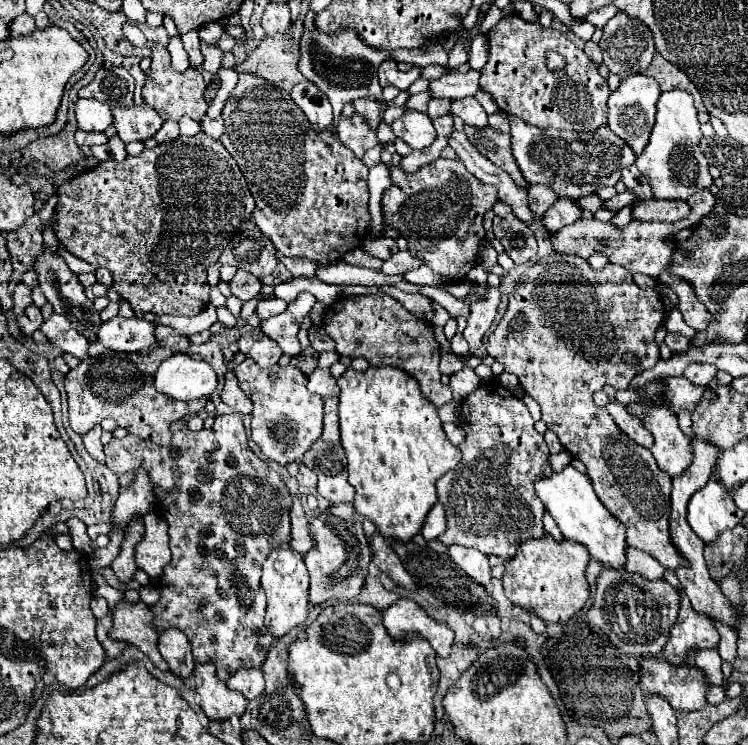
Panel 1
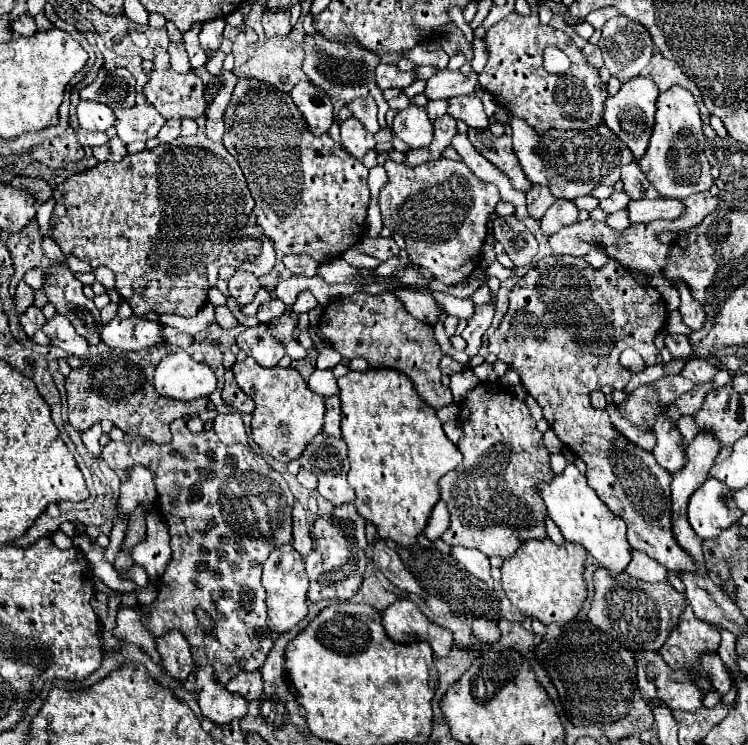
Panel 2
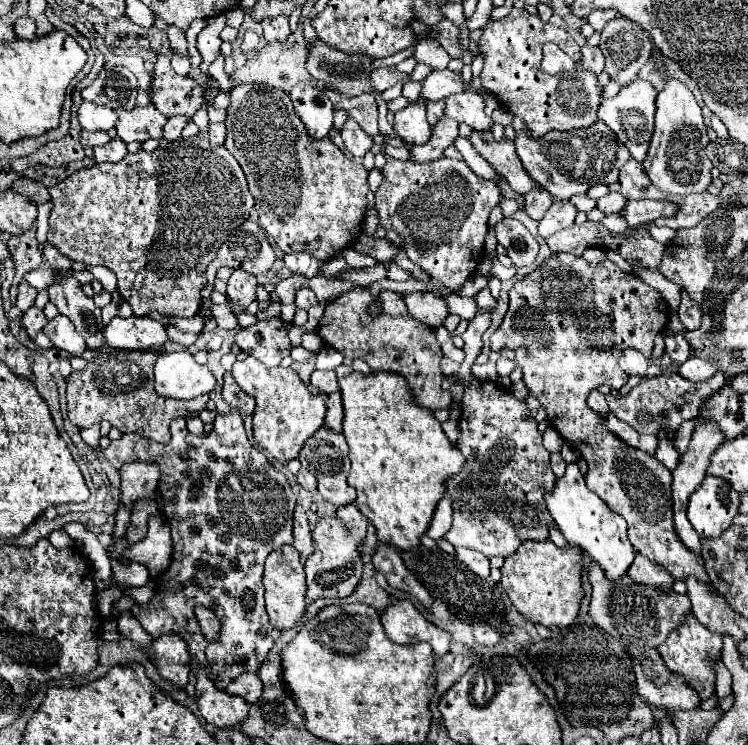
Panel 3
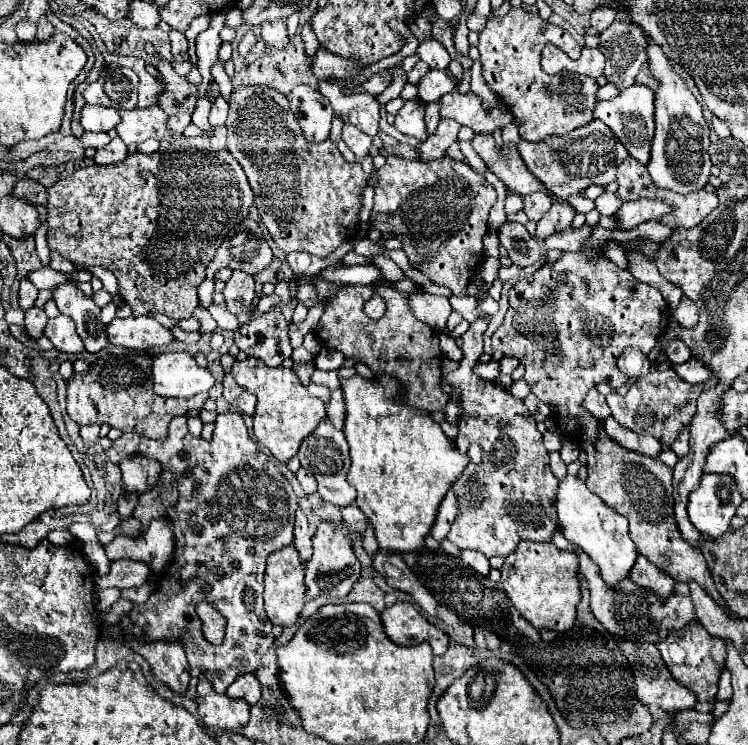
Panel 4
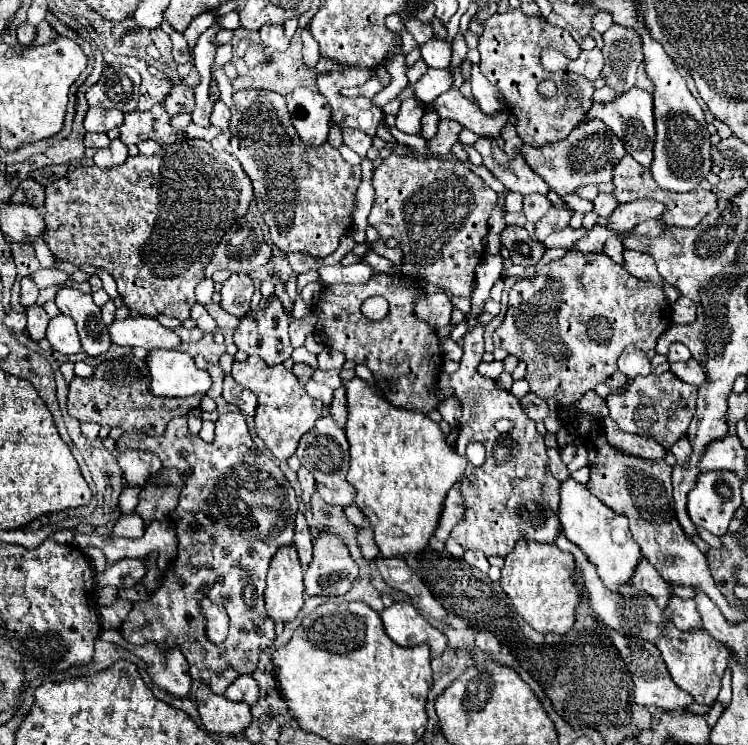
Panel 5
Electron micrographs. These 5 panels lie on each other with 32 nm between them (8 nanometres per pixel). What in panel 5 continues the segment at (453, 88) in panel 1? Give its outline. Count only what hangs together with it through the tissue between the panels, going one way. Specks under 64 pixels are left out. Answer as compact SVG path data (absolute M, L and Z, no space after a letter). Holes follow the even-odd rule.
M428 68L424 78L420 78L416 84L408 84L414 90L414 98L422 104L428 104L436 96L444 94L452 86L452 74L448 70Z

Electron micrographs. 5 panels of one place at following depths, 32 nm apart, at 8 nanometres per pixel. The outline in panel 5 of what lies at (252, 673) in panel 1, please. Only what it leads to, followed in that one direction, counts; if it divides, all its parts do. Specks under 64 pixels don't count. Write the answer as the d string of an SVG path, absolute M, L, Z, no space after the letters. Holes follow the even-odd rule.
M244 674L228 686L224 696L232 702L246 702L248 706L254 706L258 700L258 688L256 688L256 682L252 680L252 676Z

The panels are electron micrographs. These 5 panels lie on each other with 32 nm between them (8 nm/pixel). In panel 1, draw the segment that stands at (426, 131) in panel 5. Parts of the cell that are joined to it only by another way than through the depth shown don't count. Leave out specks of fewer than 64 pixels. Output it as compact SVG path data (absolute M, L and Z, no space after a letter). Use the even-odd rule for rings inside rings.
M430 100L428 102L428 116L434 120L438 116L448 114L448 108L450 108L450 100Z

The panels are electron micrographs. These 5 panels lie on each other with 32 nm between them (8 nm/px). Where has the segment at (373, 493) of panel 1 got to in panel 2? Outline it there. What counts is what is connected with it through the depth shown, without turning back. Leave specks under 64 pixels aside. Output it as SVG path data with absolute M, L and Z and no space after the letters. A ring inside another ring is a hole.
M368 370L368 372L348 372L338 378L340 400L342 400L342 438L348 444L348 484L356 490L356 508L370 520L380 540L392 540L396 546L414 546L416 538L424 532L434 504L440 500L438 482L450 470L456 470L462 462L462 452L446 438L442 422L434 408L424 408L416 400L416 390L412 382L392 370Z

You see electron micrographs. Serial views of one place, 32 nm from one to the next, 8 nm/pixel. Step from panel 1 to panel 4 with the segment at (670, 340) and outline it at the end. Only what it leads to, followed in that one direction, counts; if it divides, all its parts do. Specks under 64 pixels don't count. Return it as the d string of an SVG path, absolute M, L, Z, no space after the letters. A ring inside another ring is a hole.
M672 340L670 346L668 346L668 350L666 350L666 356L668 356L668 360L672 364L680 364L680 362L686 362L692 354L690 354L690 350L688 350L688 346L684 342Z

